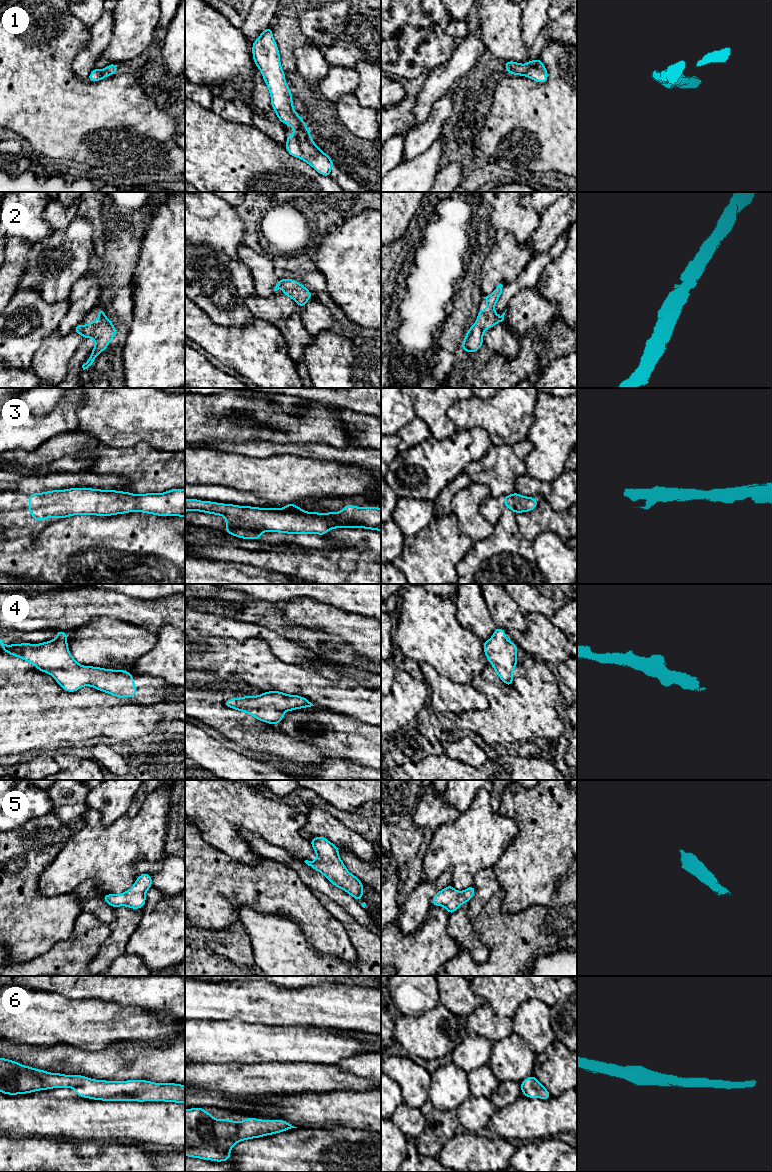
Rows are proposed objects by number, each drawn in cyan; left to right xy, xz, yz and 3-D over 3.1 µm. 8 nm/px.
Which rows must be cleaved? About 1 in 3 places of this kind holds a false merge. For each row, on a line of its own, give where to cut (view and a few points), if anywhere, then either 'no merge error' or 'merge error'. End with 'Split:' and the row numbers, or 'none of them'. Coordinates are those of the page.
1: cut none; no merge error
2: cut none; no merge error
3: cut none; no merge error
4: cut none; no merge error
5: cut none; no merge error
6: cut none; no merge error
Split: none of them

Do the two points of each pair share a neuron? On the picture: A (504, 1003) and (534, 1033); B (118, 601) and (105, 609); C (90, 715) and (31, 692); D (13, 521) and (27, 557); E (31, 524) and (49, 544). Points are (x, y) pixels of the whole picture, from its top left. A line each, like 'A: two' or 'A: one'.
A: two
B: one
C: one
D: two
E: two

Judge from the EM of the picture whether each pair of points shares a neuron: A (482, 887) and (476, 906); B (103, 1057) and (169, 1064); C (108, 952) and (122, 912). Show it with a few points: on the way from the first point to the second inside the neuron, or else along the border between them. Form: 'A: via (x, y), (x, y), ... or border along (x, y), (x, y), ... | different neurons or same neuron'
A: via (482, 892), (482, 896), (478, 901) | same neuron
B: via (119, 1057), (136, 1056), (142, 1062), (153, 1063) | same neuron
C: via (116, 942), (122, 928), (122, 922) | same neuron

